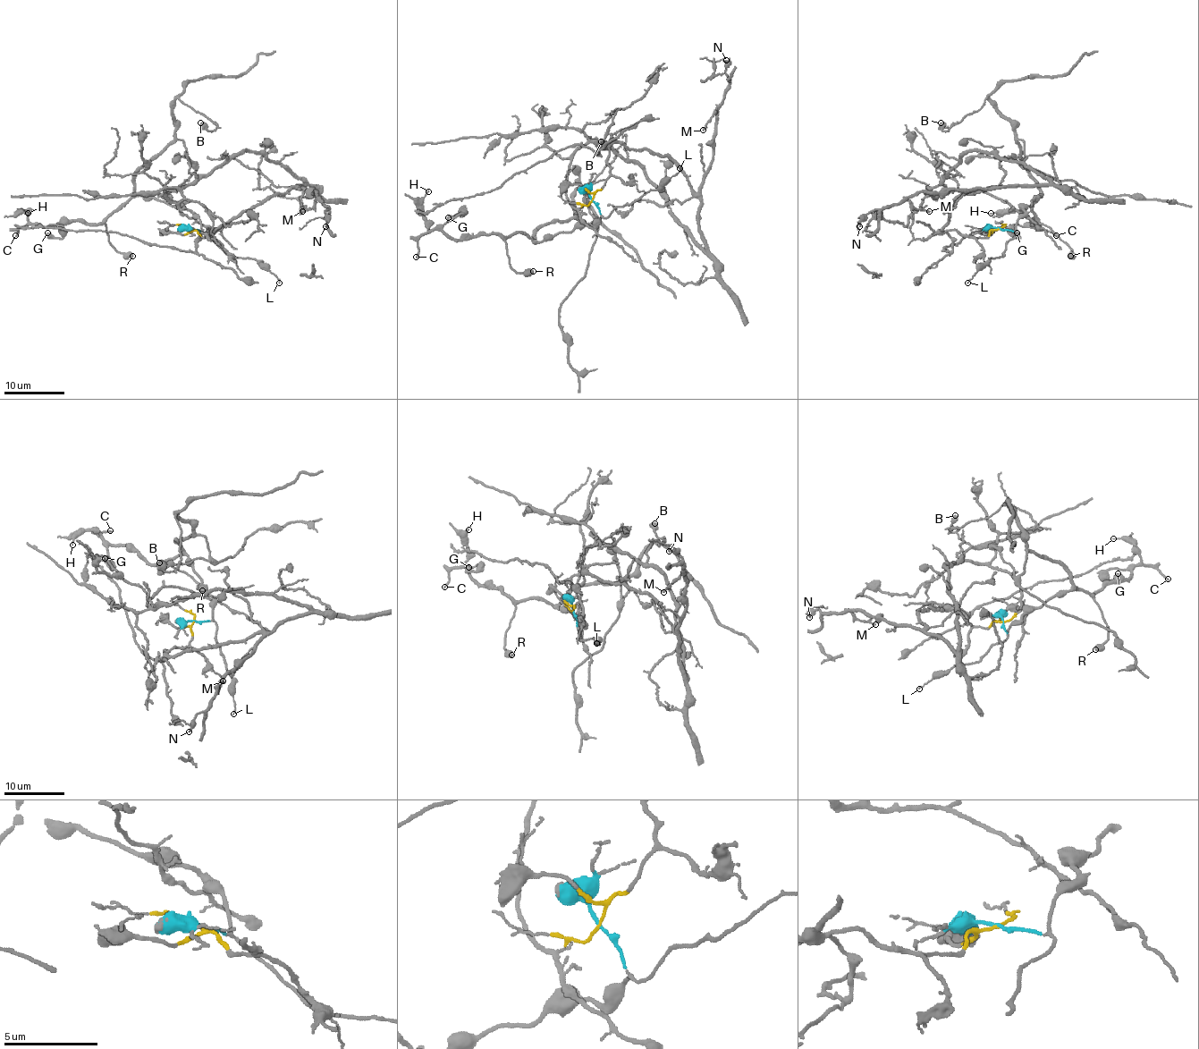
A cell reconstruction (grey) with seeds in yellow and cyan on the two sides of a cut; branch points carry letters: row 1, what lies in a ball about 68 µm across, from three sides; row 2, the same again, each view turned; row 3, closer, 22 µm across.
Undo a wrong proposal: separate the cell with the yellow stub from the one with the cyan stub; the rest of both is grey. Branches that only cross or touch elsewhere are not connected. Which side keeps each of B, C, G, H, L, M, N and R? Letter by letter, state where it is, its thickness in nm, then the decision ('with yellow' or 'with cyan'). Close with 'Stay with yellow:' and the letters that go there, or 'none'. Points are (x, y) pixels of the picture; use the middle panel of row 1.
B: at (601, 141); 700 nm thick; with cyan
C: at (416, 257); 160 nm thick; with cyan
G: at (448, 217); 550 nm thick; with cyan
H: at (428, 191); 110 nm thick; with cyan
L: at (679, 168); 80 nm thick; with cyan
M: at (703, 130); 150 nm thick; with yellow
N: at (726, 60); 80 nm thick; with yellow
R: at (533, 271); 500 nm thick; with cyan
Stay with yellow: M, N

